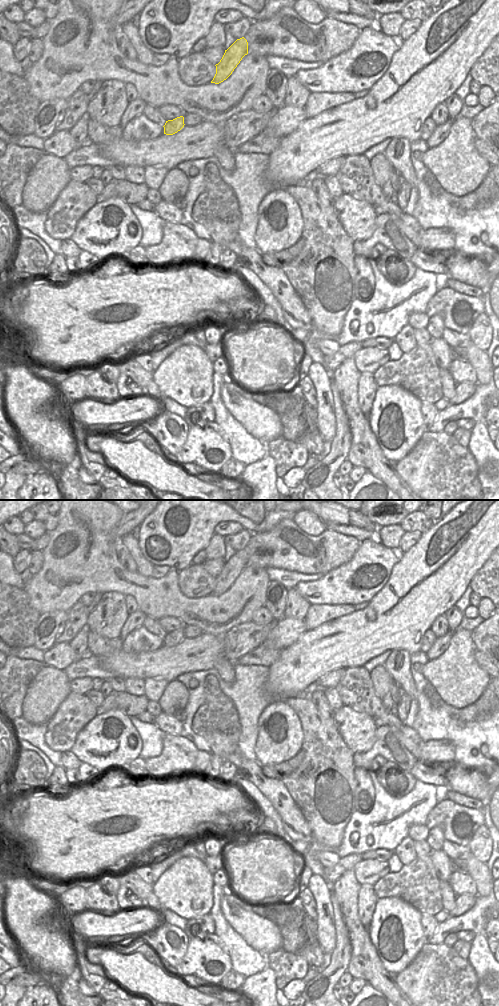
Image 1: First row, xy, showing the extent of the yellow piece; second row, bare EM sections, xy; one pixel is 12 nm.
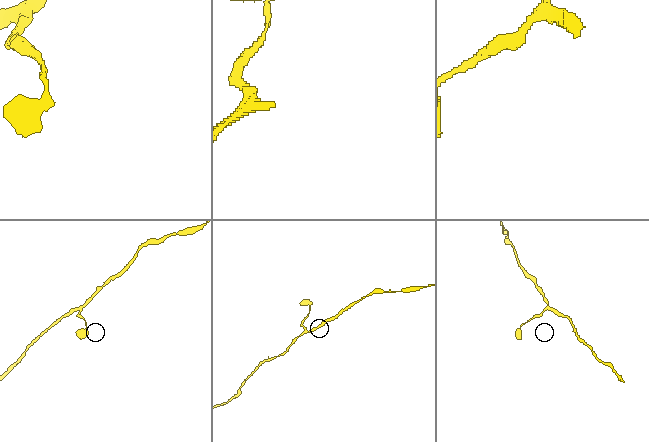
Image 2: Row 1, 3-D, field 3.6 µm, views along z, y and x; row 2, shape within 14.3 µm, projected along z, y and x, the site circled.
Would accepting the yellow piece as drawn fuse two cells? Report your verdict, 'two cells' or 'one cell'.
one cell

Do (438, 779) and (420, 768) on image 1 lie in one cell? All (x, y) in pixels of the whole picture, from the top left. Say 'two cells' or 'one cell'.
one cell

